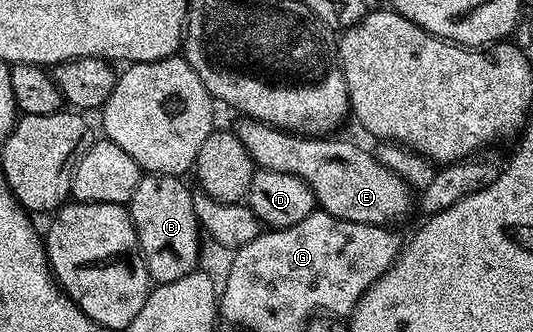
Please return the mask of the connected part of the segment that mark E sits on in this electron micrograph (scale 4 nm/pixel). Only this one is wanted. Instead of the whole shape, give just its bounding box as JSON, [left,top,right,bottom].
[234,121,411,226]

